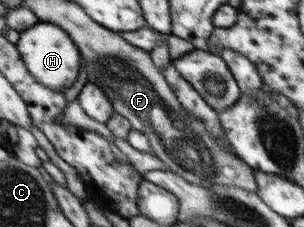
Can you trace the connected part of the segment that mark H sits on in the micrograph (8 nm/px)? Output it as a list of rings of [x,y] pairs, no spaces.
[[[39,21],[20,33],[16,46],[21,52],[26,69],[42,85],[60,92],[70,89],[78,80],[81,72],[81,52],[74,45],[70,34],[60,25]]]

